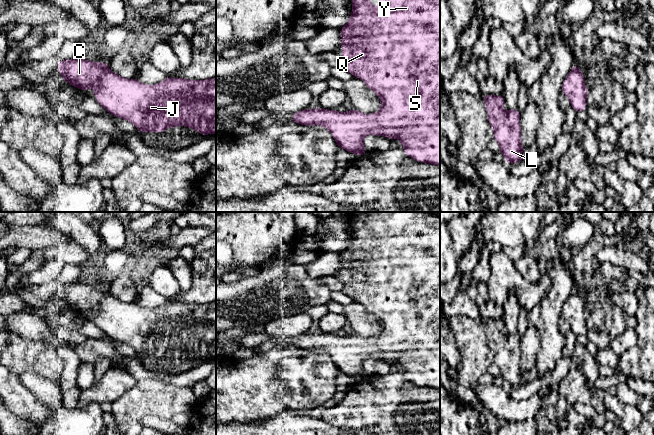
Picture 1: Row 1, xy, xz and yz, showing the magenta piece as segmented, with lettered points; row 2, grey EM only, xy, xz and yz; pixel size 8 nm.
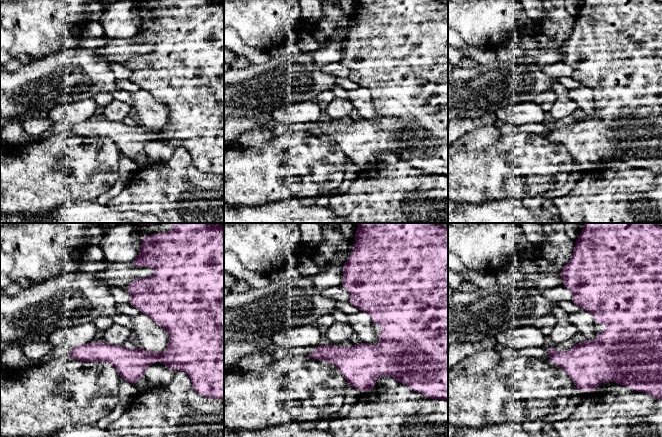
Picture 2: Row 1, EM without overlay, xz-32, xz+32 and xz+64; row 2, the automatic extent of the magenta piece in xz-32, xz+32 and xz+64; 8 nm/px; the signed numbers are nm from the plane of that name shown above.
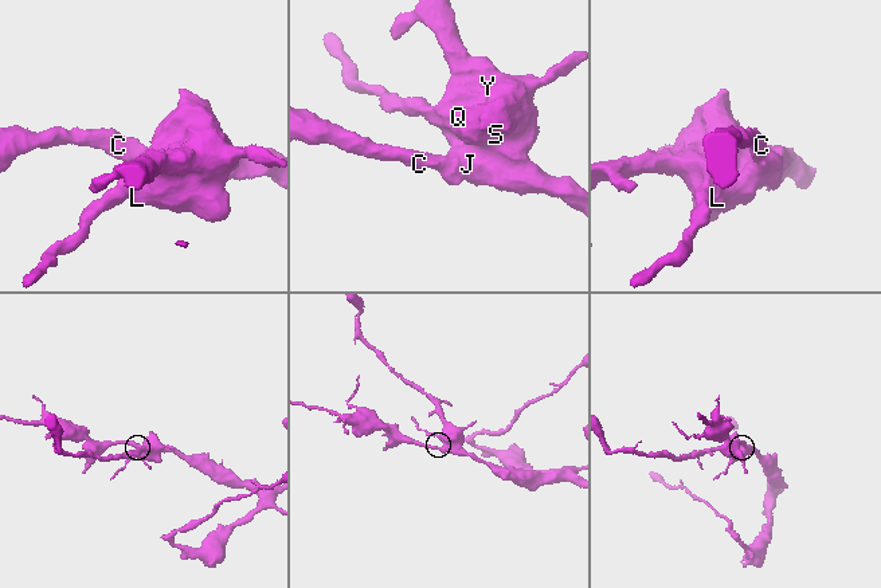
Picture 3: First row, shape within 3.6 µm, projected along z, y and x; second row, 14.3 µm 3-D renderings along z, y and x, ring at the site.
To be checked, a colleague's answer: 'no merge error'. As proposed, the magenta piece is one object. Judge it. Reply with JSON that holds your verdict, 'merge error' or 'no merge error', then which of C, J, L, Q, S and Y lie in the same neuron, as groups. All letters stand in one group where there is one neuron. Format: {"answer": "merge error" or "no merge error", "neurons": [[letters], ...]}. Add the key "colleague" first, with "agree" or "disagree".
{"colleague": "agree", "answer": "no merge error", "neurons": [["C", "J", "L", "Q", "S", "Y"]]}

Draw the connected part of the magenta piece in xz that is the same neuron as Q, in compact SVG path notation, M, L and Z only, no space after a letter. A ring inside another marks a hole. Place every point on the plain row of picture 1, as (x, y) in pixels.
M350 212L352 217L352 238L346 249L340 252L342 261L341 271L343 272L342 281L345 284L343 292L350 296L354 301L363 304L366 310L373 314L381 324L381 333L377 337L363 338L358 334L350 334L348 336L338 336L334 334L326 334L322 332L307 333L293 337L293 346L304 350L319 349L326 351L333 359L337 369L350 377L356 379L364 379L366 373L363 368L363 362L367 359L377 359L391 363L399 363L404 370L404 376L407 380L421 387L429 387L440 389L440 216L431 214L430 212ZM379 215L380 226L374 232L370 227L371 223L356 221L357 216Z

